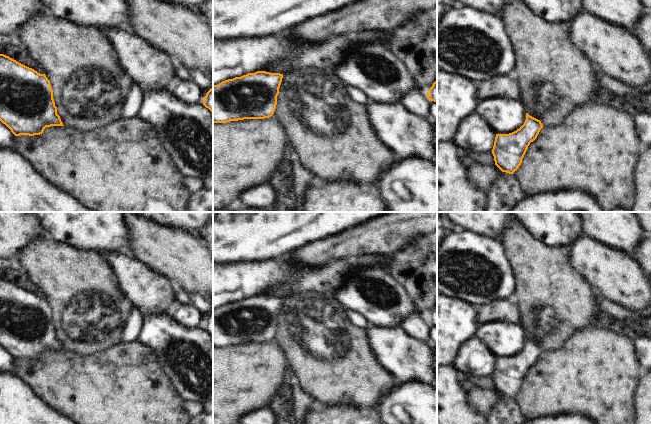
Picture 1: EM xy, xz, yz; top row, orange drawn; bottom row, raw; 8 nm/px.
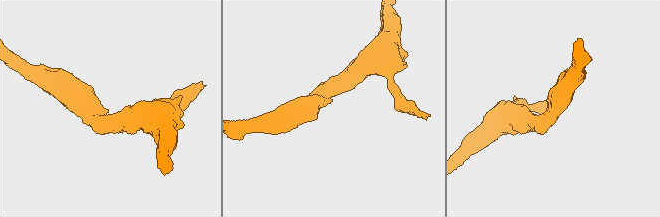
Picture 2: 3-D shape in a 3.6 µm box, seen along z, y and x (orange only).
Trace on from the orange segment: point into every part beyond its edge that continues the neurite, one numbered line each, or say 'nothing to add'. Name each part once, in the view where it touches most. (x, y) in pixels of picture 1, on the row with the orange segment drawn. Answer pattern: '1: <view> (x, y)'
nothing to add

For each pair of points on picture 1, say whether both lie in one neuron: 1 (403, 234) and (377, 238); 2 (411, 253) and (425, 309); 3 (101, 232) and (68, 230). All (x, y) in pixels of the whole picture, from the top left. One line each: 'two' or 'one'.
1: one
2: one
3: one

